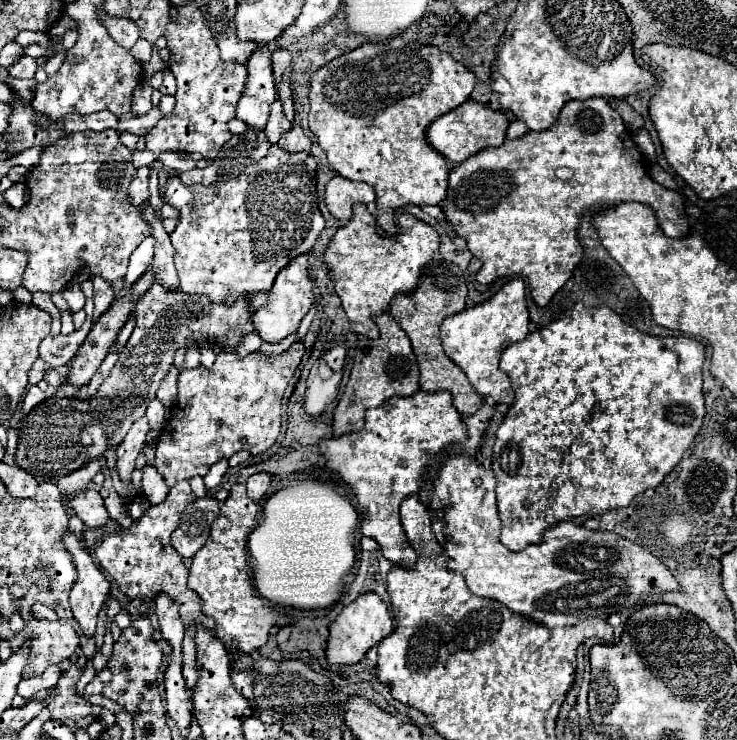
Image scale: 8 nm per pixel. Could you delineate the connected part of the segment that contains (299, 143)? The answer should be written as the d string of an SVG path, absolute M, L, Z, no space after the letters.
M290 131L290 133L284 133L278 141L278 145L286 151L286 153L298 153L298 151L310 151L310 139L304 135L304 133L296 133L296 131Z

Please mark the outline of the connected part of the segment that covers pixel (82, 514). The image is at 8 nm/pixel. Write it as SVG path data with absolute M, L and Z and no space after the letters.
M84 489L76 495L64 497L64 503L84 521L86 527L92 527L92 529L104 527L108 521L108 511L104 507L104 499L94 489Z

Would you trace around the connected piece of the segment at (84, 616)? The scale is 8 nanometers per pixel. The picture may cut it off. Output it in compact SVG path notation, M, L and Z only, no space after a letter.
M72 533L62 537L66 549L72 553L78 577L70 591L70 607L72 615L78 621L82 633L86 637L94 637L98 613L106 603L110 593L110 583L106 575L94 565L90 553L84 549L84 541Z

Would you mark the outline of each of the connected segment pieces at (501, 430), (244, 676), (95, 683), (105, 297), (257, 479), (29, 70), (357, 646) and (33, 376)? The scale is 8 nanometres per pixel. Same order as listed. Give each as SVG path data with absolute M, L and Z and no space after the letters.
M576 303L560 319L526 335L524 341L510 343L500 357L500 371L504 371L510 377L516 397L508 413L504 415L502 425L496 431L494 455L492 455L492 469L498 481L496 485L498 513L502 521L500 543L506 545L510 551L522 551L530 543L540 543L542 533L560 521L572 521L576 525L582 525L586 519L602 515L604 511L628 507L636 495L636 481L648 481L648 475L668 475L678 465L684 451L690 447L690 443L694 441L696 433L702 427L702 419L706 413L704 395L702 395L702 363L704 363L702 343L688 337L644 335L636 331L632 325L626 325L622 317L612 309L608 309L606 305L586 307L584 303Z
M232 671L230 677L232 677L232 683L234 683L236 691L242 693L248 701L252 701L254 699L254 695L252 695L252 677L254 677L254 673L250 673L250 671L244 671L244 673Z
M104 669L104 671L100 671L88 685L86 685L86 689L84 689L84 695L88 697L88 695L94 695L94 693L102 693L102 689L104 689L104 685L110 681L110 677L112 677L112 673L108 671L108 669Z
M98 275L92 277L92 283L94 283L94 297L92 299L94 299L94 305L96 305L94 321L98 321L100 315L104 315L112 307L112 303L116 301L116 293L114 293L112 285Z
M256 473L256 475L248 477L246 485L248 485L250 499L262 501L264 495L266 495L266 491L268 491L268 487L270 487L270 475L268 473Z
M26 55L26 57L22 57L18 63L14 63L14 65L8 69L8 73L10 73L12 77L16 77L16 79L32 79L34 73L36 73L36 69L38 69L36 61Z
M364 593L354 603L344 607L344 611L330 625L326 659L330 665L354 665L392 631L394 631L394 623L386 603L376 593Z
M36 359L34 367L32 367L32 369L30 369L30 373L28 373L28 383L30 383L30 385L36 385L38 381L42 381L42 377L44 377L44 371L46 371L46 365L44 365L44 361L42 361L42 359Z

